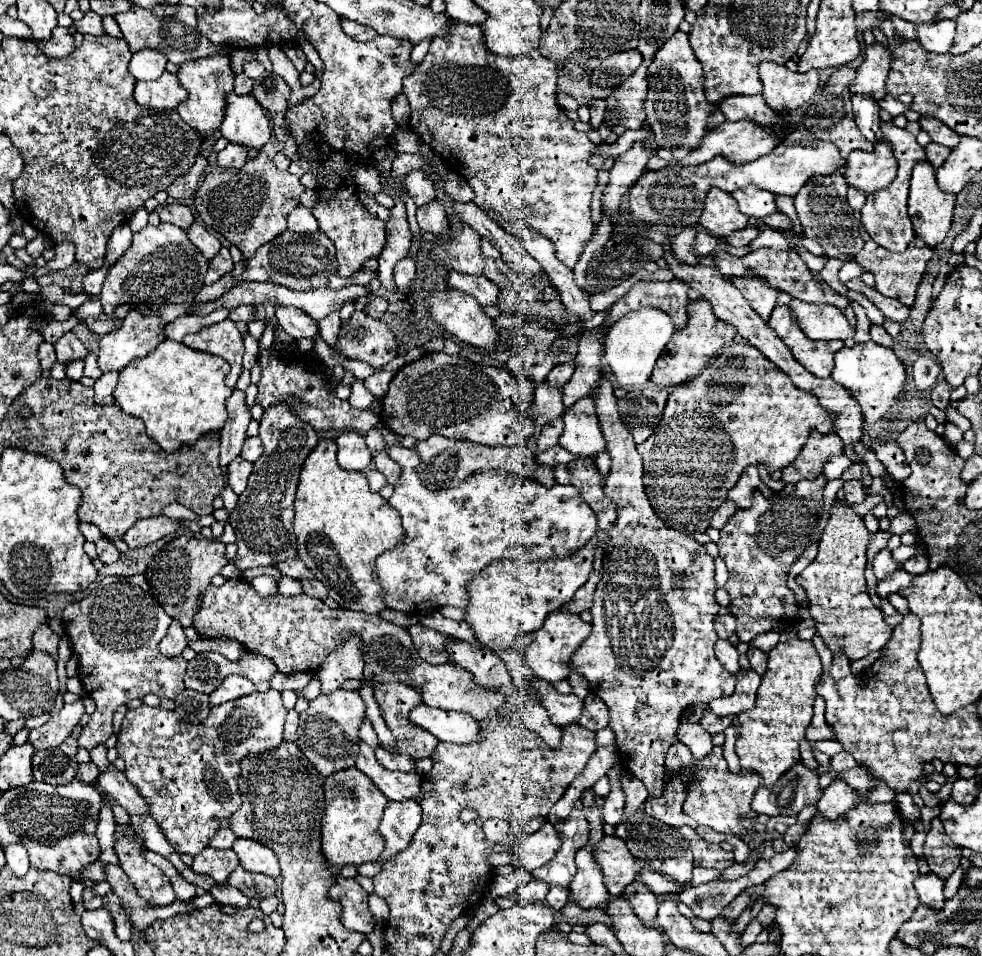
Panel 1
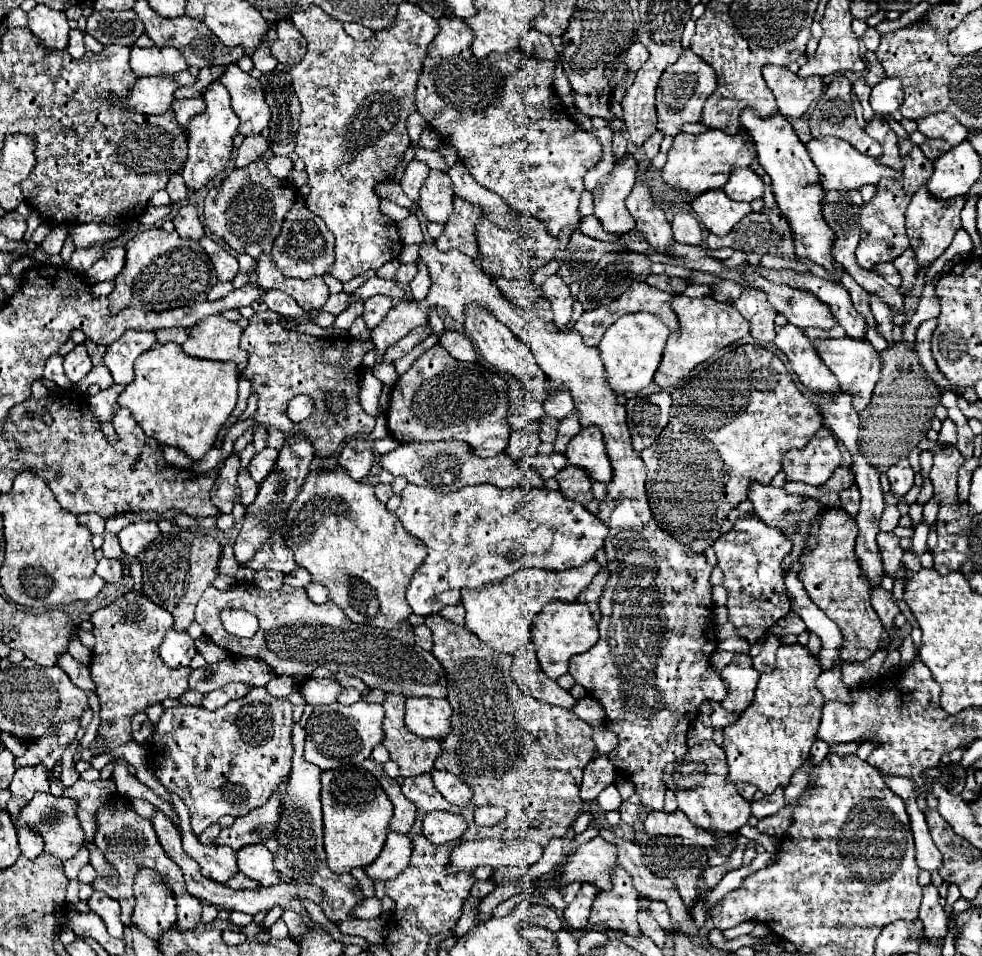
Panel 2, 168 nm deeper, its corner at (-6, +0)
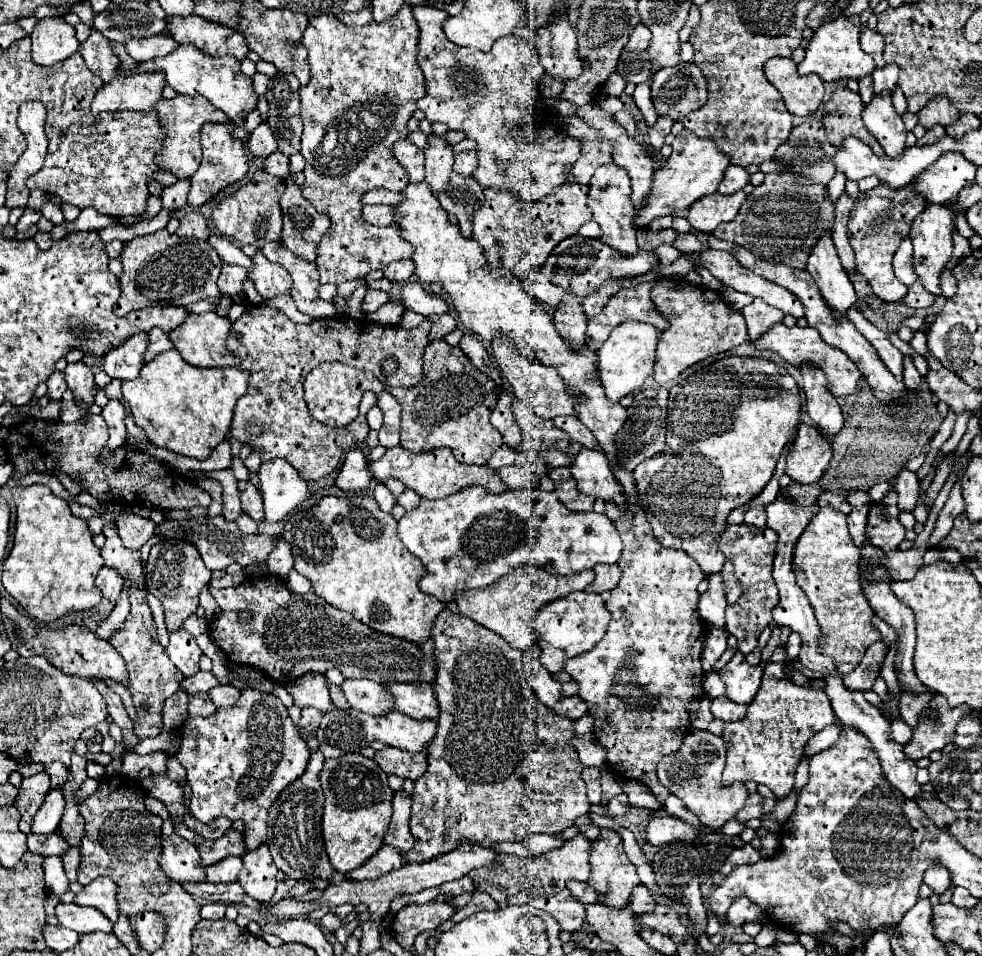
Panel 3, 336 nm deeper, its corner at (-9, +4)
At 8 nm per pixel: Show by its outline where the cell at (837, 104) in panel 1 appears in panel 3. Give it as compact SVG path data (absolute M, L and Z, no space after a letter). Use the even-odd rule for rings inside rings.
M837 88L831 94L831 100L825 104L825 112L821 118L827 132L827 140L833 146L837 146L847 136L855 136L861 142L865 142L877 156L883 156L885 152L881 144L871 132L867 132L861 120L861 112L863 112L863 102L859 94L851 92L849 88Z

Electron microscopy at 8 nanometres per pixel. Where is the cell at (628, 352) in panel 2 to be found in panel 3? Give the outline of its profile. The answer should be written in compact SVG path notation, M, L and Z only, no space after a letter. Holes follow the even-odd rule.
M629 320L619 326L615 326L609 334L609 338L599 348L599 380L603 382L605 394L611 402L619 402L623 396L631 394L633 390L641 388L643 382L653 374L655 364L655 350L659 342L659 330L647 322Z

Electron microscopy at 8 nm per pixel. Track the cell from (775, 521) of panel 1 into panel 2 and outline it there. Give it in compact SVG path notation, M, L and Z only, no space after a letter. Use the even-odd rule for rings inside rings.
M746 516L736 520L734 528L720 536L712 548L718 556L718 566L724 572L722 586L728 594L726 606L730 622L736 626L738 636L752 646L772 624L790 612L790 600L786 594L780 562L792 550L792 542L782 532L778 532L778 528L766 526L756 516Z

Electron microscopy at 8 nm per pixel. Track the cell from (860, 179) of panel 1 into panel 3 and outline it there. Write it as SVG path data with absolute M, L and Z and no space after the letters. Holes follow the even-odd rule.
M891 92L875 94L863 110L867 130L881 142L889 158L899 158L905 150L905 126L901 116L893 110Z

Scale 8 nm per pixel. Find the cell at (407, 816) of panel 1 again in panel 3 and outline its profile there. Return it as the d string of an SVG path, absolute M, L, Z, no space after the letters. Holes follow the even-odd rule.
M381 846L381 850L373 856L373 860L367 860L361 868L355 868L347 878L351 880L373 880L381 874L387 874L391 870L397 870L403 866L403 856L393 846Z

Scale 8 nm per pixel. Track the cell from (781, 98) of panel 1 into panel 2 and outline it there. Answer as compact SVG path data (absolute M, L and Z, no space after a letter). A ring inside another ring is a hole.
M764 66L764 80L776 96L778 110L786 118L800 118L808 112L810 104L822 94L822 78L798 78L794 72L782 66Z

